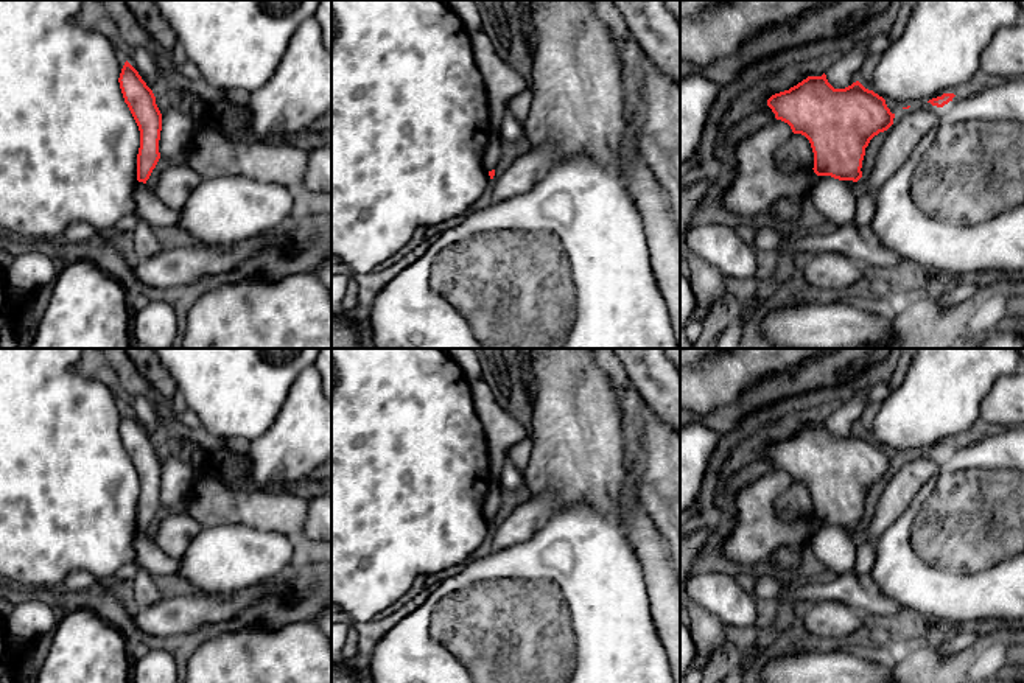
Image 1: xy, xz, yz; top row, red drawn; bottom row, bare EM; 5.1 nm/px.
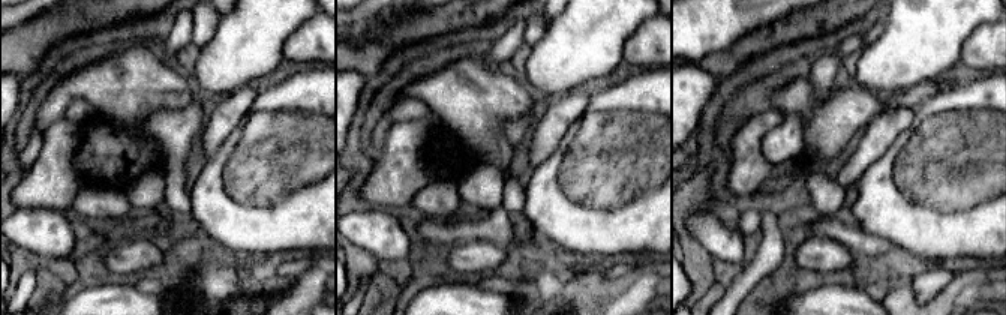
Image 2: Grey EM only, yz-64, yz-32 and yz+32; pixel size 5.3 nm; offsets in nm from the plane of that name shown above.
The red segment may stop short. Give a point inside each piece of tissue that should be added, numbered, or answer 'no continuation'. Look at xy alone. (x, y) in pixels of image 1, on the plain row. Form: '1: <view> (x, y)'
no continuation

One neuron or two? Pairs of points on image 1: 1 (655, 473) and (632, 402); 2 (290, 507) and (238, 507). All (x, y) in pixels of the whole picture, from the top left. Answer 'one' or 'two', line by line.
1: one
2: one

